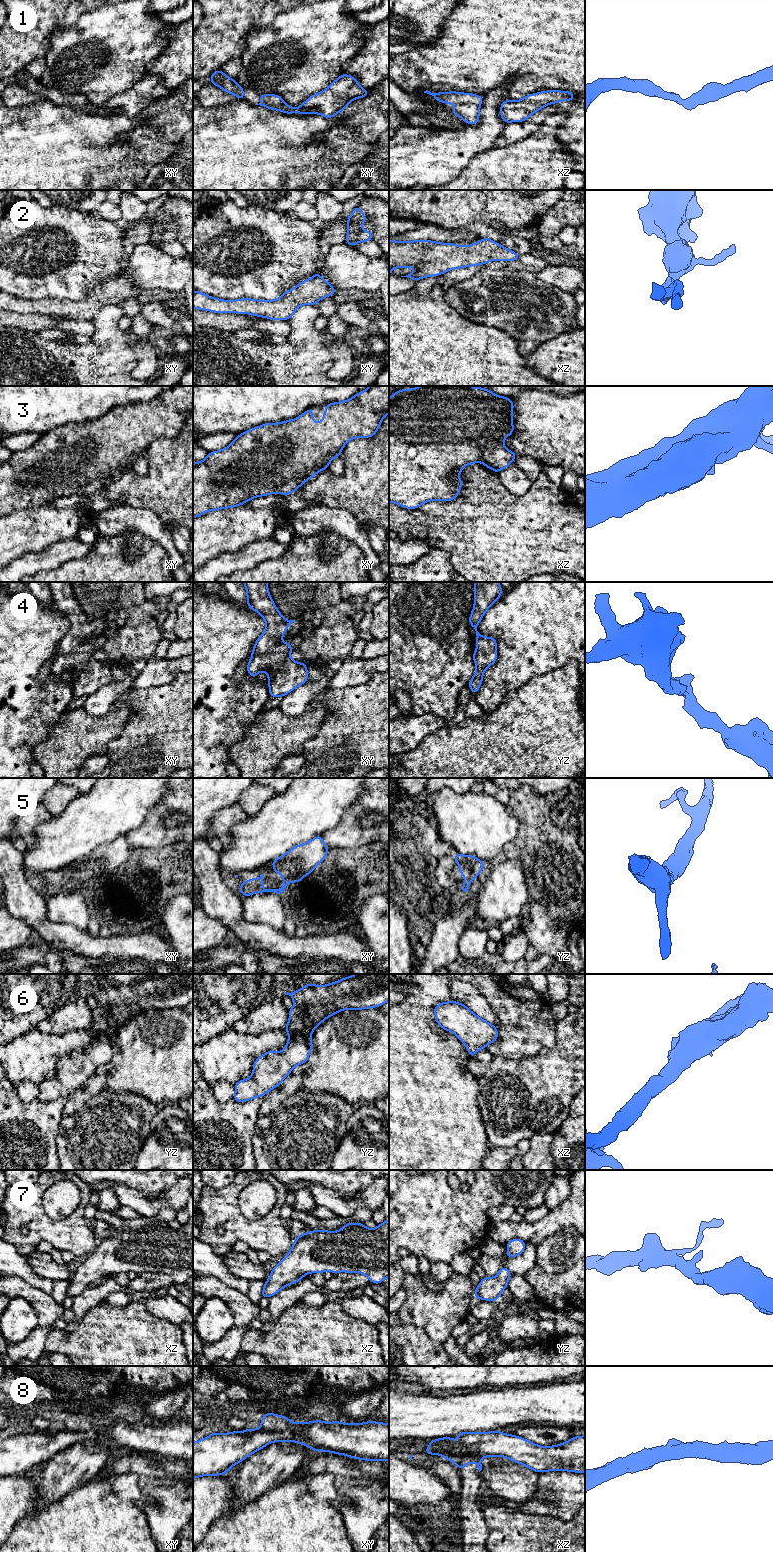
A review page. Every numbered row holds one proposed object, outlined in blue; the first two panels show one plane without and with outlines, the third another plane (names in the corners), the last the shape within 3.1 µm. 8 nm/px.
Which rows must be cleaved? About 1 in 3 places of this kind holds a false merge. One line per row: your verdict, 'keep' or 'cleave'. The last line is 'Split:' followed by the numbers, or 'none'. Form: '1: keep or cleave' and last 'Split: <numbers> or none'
1: keep
2: keep
3: cleave
4: keep
5: keep
6: keep
7: keep
8: cleave
Split: 3, 8

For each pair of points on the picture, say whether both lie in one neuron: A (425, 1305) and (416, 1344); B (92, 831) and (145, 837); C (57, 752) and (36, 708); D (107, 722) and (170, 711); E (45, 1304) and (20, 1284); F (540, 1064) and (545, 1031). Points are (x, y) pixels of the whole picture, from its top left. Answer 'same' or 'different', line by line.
A: different
B: different
C: different
D: different
E: same
F: different

